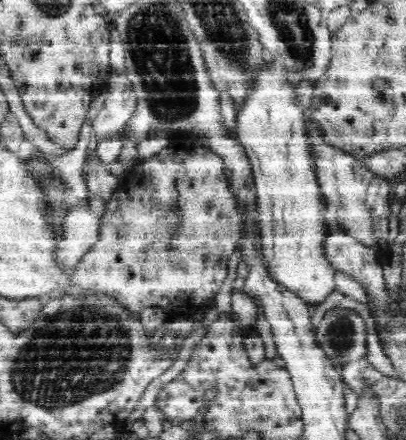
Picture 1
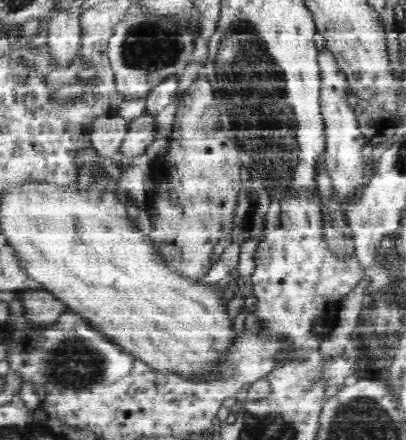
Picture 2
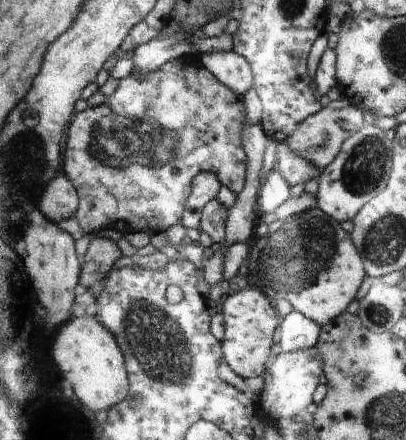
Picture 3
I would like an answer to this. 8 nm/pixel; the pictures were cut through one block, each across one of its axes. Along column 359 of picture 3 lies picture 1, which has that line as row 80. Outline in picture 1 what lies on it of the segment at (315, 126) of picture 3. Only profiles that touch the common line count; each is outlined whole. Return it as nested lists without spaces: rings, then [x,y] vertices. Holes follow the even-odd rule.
[[[110,72],[108,78],[108,98],[104,108],[98,112],[94,126],[94,140],[102,142],[106,138],[120,138],[126,124],[132,120],[138,110],[138,96],[134,94],[132,82],[126,72]]]

